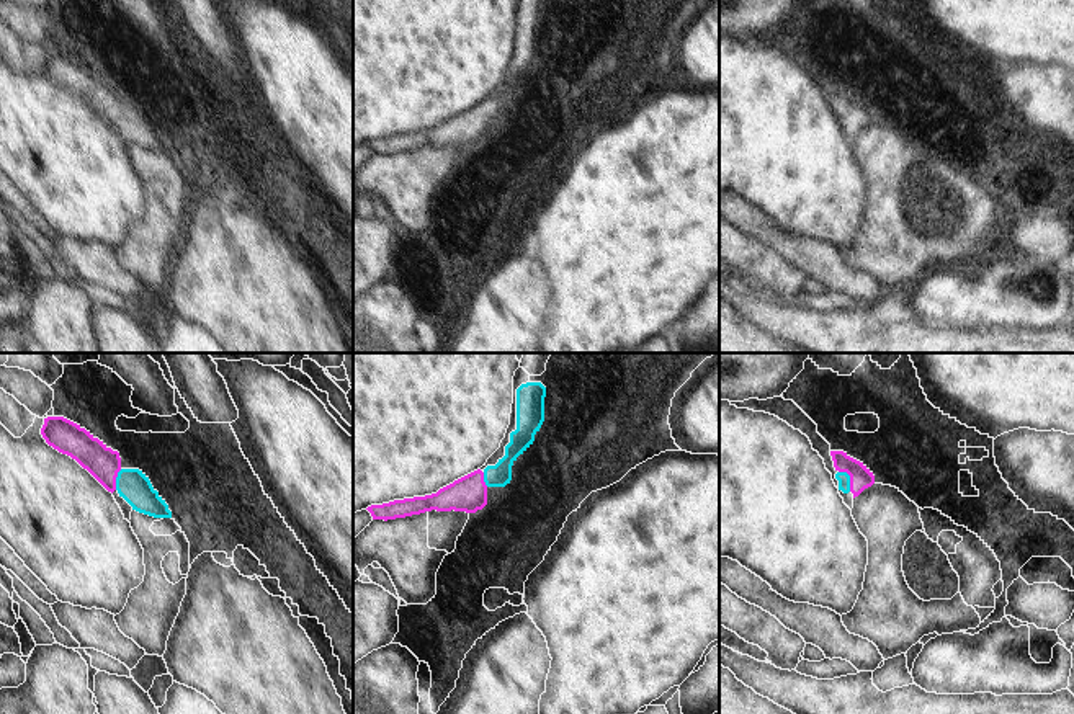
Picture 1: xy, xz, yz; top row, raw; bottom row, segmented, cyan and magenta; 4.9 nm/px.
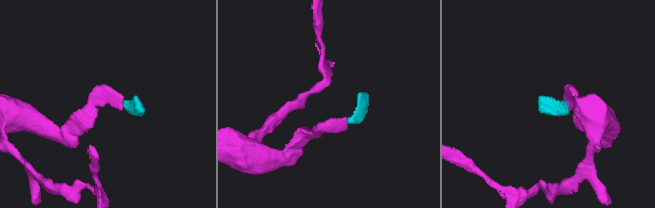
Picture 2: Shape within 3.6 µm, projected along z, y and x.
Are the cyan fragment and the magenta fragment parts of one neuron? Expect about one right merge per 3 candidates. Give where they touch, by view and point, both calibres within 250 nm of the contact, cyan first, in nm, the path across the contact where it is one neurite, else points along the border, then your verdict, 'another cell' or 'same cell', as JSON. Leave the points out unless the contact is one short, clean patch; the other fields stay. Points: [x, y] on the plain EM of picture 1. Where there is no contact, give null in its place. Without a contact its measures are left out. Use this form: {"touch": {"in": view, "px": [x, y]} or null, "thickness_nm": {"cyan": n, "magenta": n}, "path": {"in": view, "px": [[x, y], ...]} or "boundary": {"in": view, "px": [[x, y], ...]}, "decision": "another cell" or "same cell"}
{"touch": {"in": "yz", "px": [849, 113]}, "thickness_nm": {"cyan": 60, "magenta": 110}, "path": {"in": "yz", "px": [[844, 113], [849, 113], [860, 111]]}, "decision": "same cell"}

